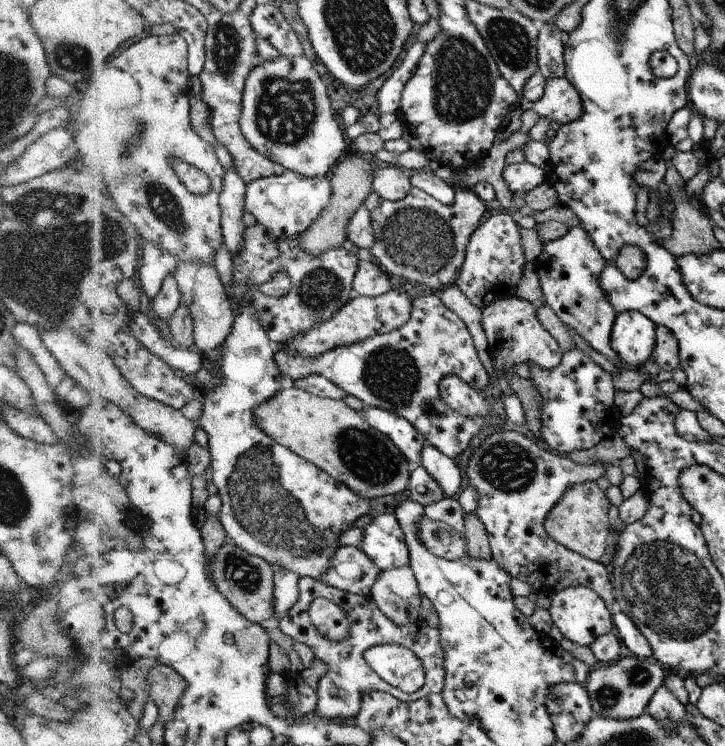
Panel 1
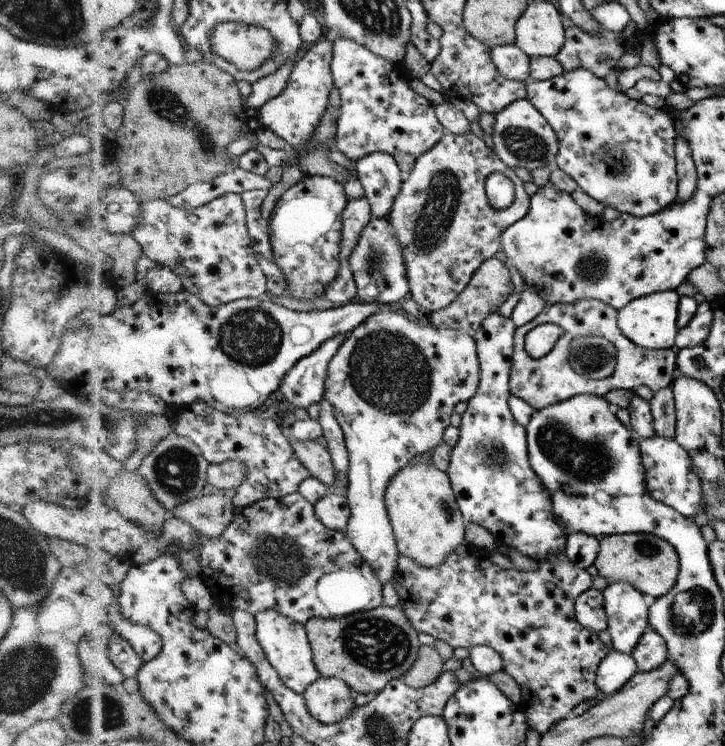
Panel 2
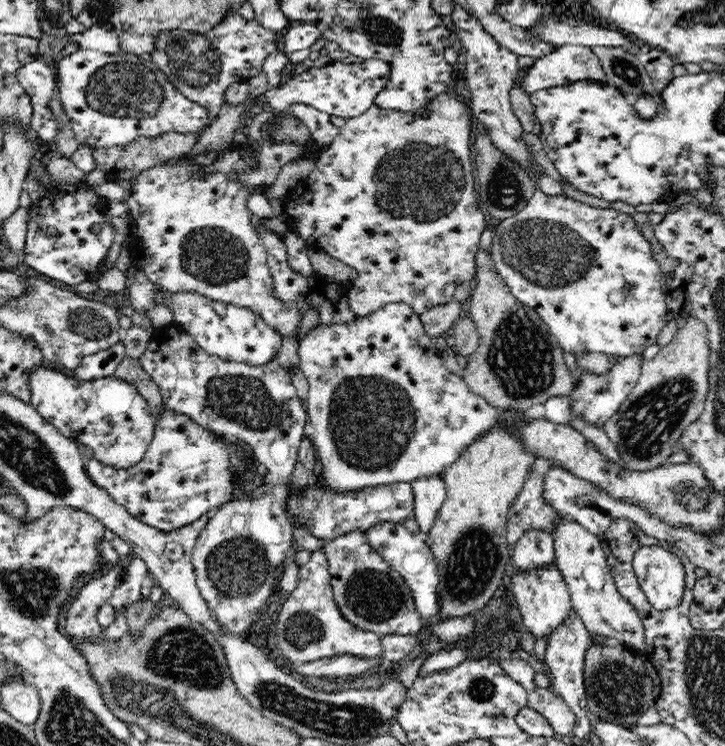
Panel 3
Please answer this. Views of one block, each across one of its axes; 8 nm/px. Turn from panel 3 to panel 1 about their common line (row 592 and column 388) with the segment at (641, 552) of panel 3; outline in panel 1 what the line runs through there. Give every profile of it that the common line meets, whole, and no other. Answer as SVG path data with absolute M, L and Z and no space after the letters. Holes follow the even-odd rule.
M376 645L365 652L364 656L388 684L406 694L413 693L425 683L422 658L406 646Z

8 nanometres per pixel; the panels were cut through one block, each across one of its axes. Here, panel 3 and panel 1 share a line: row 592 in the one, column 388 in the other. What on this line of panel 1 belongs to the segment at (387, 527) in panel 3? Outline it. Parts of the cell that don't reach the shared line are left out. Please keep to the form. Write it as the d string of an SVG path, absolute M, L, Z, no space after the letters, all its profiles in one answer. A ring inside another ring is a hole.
M370 406L361 414L369 425L391 437L412 468L421 464L421 452L427 442L408 420L395 412Z

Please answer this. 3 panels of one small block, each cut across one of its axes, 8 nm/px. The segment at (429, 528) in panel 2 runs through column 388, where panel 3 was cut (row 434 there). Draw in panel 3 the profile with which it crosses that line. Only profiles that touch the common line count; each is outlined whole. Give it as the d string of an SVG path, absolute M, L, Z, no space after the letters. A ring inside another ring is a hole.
M496 427L464 448L455 463L440 474L445 483L446 498L425 537L438 567L438 620L471 615L474 611L486 607L488 600L494 596L502 582L505 569L512 563L512 548L506 534L508 508L524 487L536 459L534 455L528 454L524 443L516 438L516 431L508 431L508 427Z

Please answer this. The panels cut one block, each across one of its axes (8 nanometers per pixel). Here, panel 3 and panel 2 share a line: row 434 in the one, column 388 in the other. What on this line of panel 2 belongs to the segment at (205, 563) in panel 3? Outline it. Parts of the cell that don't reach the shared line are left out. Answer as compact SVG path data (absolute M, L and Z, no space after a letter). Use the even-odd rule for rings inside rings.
M390 216L384 219L371 219L360 235L358 247L350 258L351 271L358 286L357 299L360 302L374 301L384 305L397 303L410 293L407 267L403 256L403 246L399 243Z

